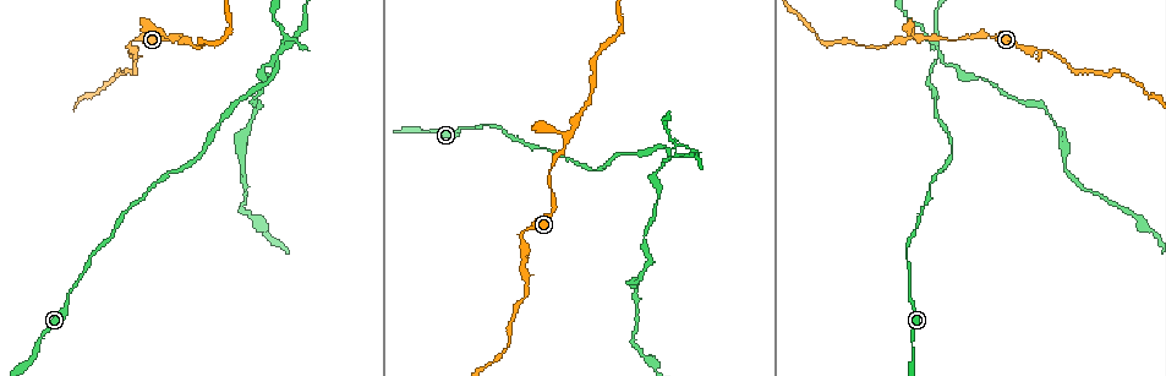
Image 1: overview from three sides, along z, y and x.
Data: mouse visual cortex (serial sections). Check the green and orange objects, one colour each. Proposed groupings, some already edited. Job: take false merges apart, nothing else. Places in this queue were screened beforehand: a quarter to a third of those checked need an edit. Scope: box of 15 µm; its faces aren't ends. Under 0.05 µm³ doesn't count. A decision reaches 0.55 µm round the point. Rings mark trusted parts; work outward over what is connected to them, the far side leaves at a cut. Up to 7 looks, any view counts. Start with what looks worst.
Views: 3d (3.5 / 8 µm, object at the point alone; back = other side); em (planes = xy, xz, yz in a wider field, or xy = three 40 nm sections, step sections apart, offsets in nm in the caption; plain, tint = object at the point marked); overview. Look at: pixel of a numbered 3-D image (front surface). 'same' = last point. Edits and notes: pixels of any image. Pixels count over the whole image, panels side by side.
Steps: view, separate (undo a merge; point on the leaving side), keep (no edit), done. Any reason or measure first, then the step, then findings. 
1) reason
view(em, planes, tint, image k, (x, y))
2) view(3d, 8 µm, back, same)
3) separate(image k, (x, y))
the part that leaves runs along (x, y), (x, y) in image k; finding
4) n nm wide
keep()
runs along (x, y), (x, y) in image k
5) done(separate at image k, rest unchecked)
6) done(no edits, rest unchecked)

abrupt turn
view(3d, 3.5 µm, back, image 1, (277, 61))

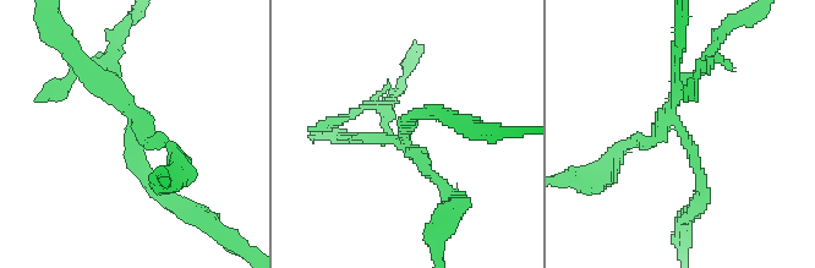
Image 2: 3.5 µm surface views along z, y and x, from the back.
3 arms
separate(image 2, (715, 59))
the part that leaves runs along (668, 122), (586, 179) in image 2; two cells meet here

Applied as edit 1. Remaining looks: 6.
redraw
view(overview)

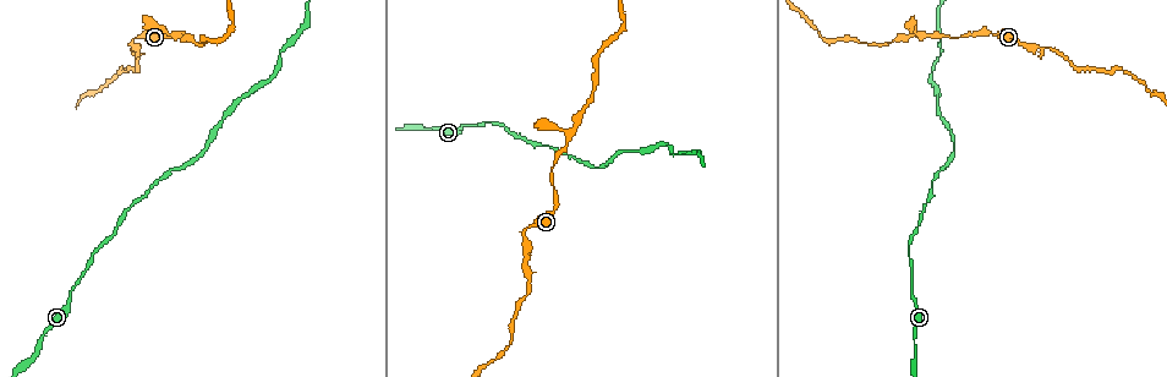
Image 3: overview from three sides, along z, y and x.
view(3d, 8 µm, image 3, (176, 34))

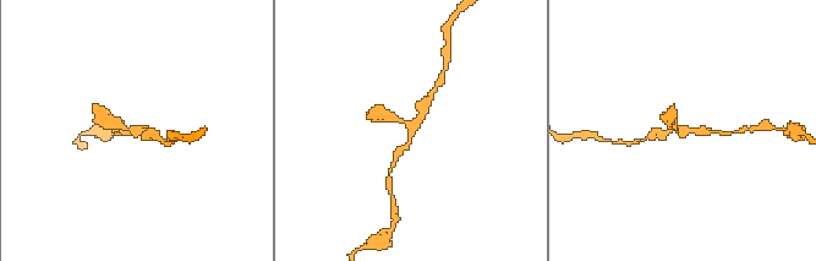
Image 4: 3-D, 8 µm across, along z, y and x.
closer look
view(3d, 3.5 µm, image 4, (413, 125))

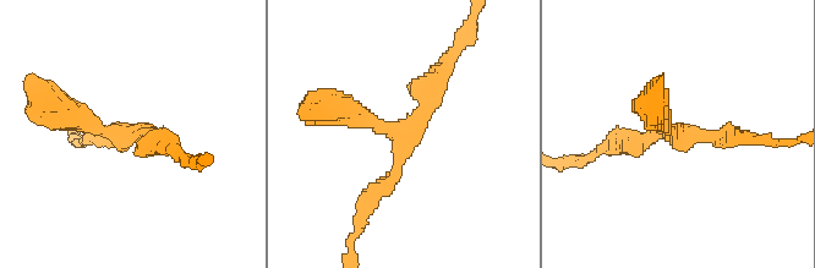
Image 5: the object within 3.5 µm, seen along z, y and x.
3 arms; arms of 200, 300, 300 nm; need the tissue
view(em, planes, tint, image 5, (126, 137))

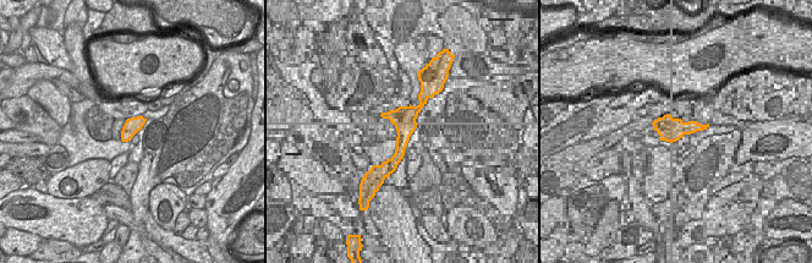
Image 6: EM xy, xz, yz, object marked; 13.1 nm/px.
keep()
runs along (364, 202), (397, 170), (401, 136), (438, 74) in image 5; all the same cell

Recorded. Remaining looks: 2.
done(separate at image 2, rest unchecked)

